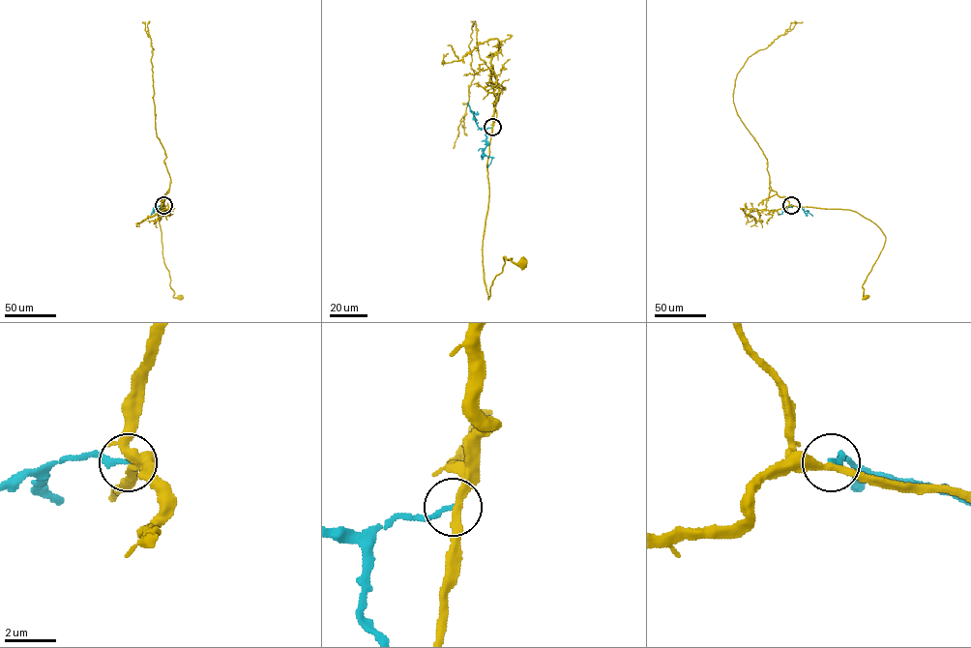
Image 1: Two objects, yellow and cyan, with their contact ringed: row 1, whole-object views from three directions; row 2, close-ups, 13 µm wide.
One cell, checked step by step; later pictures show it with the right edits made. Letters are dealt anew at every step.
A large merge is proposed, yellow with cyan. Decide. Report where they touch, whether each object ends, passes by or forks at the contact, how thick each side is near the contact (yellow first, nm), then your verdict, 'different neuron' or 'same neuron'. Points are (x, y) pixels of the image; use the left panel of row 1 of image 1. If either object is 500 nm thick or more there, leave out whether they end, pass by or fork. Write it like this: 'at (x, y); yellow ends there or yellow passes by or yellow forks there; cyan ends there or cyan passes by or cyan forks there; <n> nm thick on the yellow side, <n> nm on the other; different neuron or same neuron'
at (163, 205); yellow passes by; cyan ends there; 280 nm thick on the yellow side, 200 nm on the other; different neuron

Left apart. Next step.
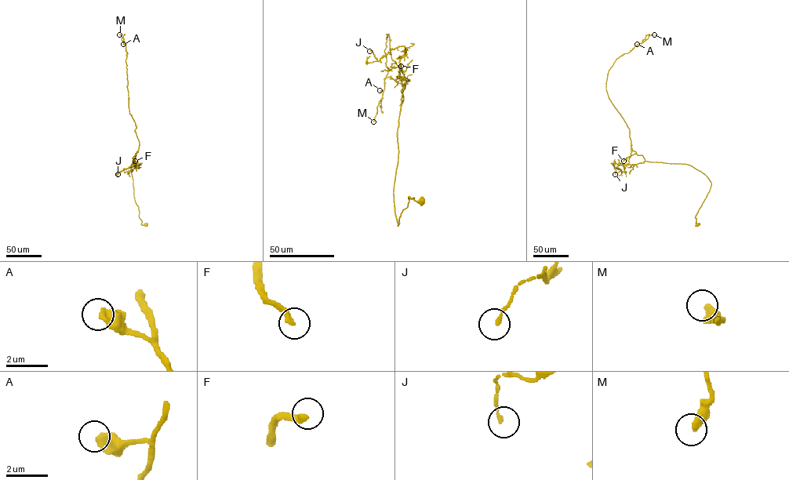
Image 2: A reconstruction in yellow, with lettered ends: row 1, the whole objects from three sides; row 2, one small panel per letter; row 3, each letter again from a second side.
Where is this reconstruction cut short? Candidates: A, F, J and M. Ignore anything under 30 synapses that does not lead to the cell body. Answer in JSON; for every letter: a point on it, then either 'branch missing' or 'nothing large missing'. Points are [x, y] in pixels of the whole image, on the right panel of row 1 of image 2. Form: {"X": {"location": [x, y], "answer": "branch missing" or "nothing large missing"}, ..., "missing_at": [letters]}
{"A": {"location": [637, 44], "answer": "nothing large missing"}, "F": {"location": [623, 161], "answer": "branch missing"}, "J": {"location": [615, 174], "answer": "nothing large missing"}, "M": {"location": [654, 34], "answer": "nothing large missing"}, "missing_at": ["F"]}

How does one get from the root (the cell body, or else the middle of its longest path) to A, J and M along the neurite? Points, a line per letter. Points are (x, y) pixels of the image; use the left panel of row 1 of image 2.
A: (146, 224), (141, 224), (134, 196), (130, 165), (139, 141), (129, 107), (128, 53), (123, 44)
J: (146, 224), (141, 224), (134, 196), (130, 165), (134, 161), (137, 163), (118, 174)
M: (146, 224), (141, 224), (134, 196), (130, 165), (139, 141), (129, 107), (128, 53), (119, 34)

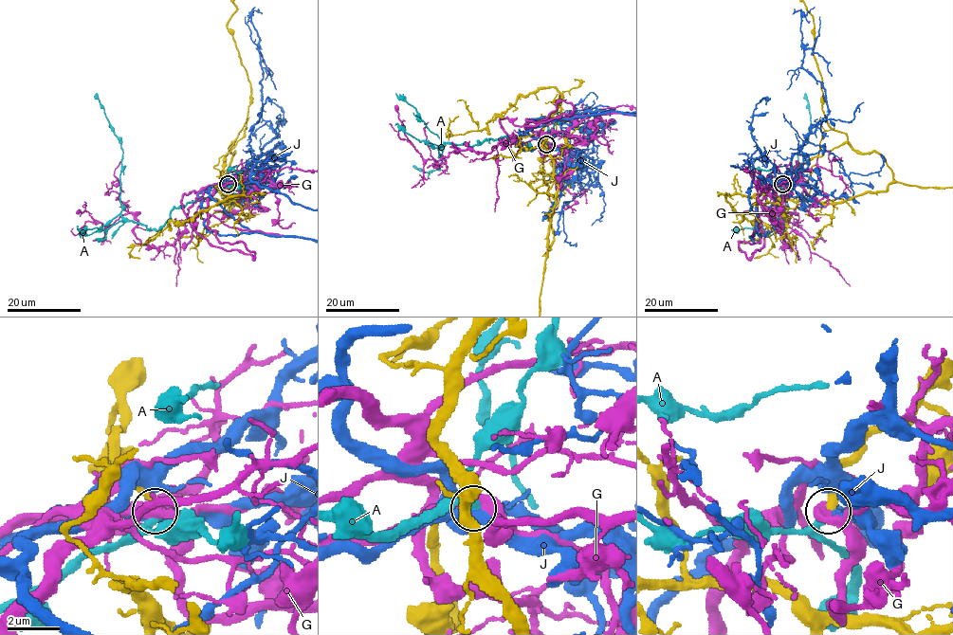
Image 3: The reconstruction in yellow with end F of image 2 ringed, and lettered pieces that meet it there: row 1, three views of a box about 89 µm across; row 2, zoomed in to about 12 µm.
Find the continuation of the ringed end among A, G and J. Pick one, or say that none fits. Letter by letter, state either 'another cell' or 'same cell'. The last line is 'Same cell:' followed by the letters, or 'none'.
A: same cell
G: another cell
J: another cell
Same cell: A

